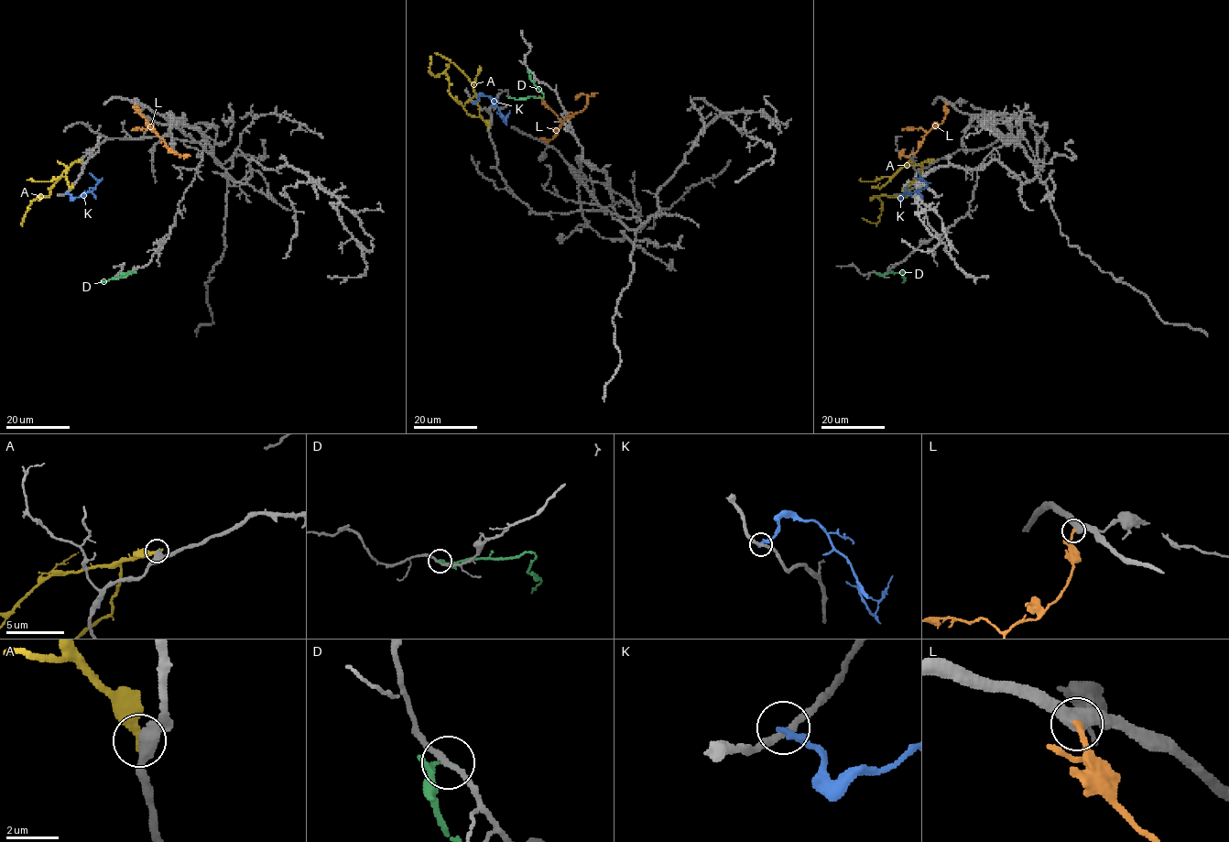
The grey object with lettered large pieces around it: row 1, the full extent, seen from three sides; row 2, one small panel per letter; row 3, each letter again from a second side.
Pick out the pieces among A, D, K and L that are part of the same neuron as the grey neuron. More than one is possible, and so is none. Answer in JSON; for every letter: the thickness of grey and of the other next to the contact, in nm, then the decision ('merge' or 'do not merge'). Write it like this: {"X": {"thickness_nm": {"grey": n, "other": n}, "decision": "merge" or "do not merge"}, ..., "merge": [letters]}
{"A": {"thickness_nm": {"grey": 440, "other": 360}, "decision": "do not merge"}, "D": {"thickness_nm": {"grey": 200, "other": 180}, "decision": "do not merge"}, "K": {"thickness_nm": {"grey": 280, "other": 280}, "decision": "do not merge"}, "L": {"thickness_nm": {"grey": 440, "other": 240}, "decision": "merge"}, "merge": ["L"]}

